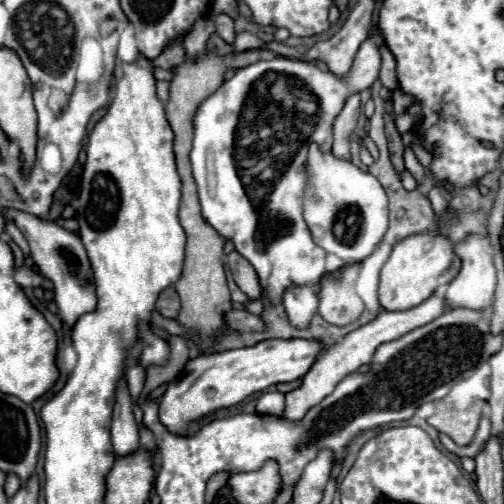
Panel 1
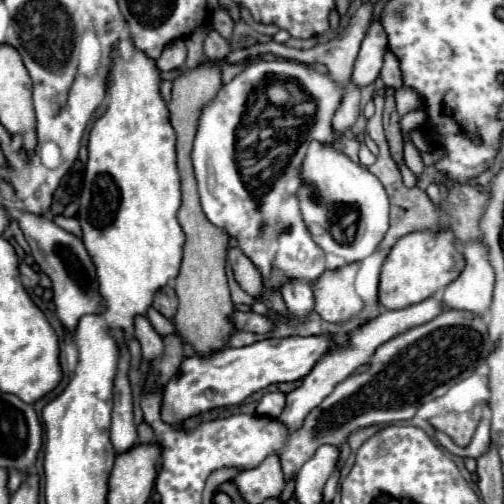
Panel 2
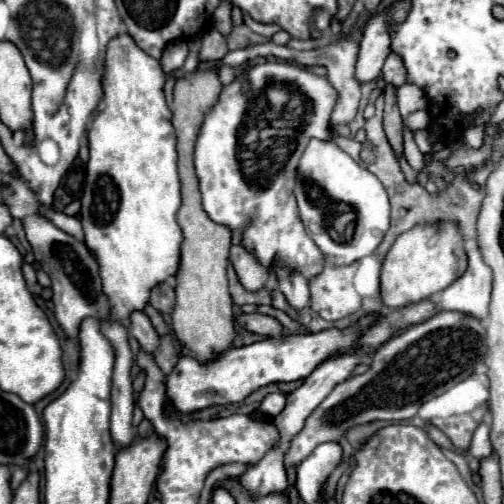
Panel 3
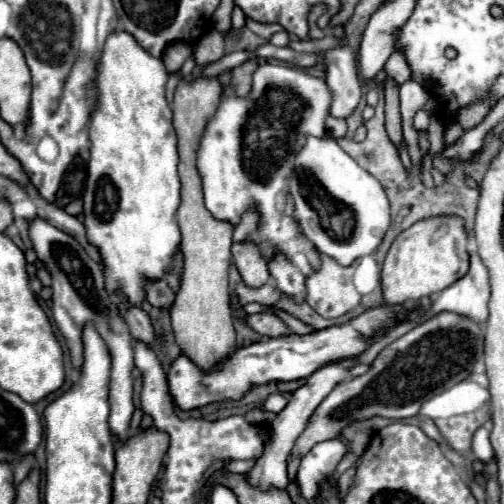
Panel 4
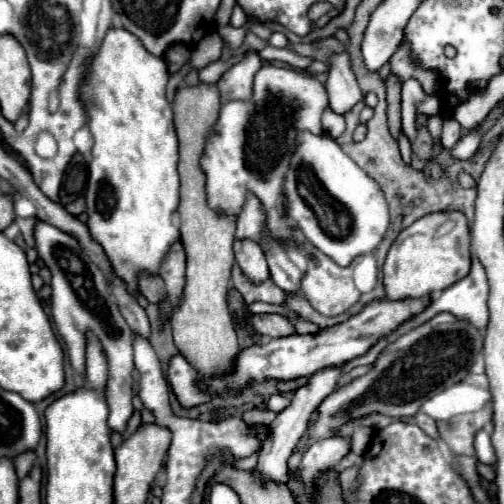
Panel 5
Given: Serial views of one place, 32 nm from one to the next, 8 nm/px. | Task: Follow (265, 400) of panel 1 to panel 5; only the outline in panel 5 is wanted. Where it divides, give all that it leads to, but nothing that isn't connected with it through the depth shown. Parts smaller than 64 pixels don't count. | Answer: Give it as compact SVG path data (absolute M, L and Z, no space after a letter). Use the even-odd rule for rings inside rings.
M274 394L274 396L270 396L268 400L266 400L266 408L268 410L272 410L272 412L282 412L286 406L290 404L290 400L286 398L286 396L282 396L282 394Z

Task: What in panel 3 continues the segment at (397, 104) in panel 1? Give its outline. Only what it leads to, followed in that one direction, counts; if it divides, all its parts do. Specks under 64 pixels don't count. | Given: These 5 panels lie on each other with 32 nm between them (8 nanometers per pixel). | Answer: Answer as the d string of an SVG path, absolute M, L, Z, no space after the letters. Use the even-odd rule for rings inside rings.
M412 84L400 86L398 92L396 92L396 96L398 96L398 108L400 108L402 116L408 116L408 114L412 114L412 112L428 106L424 92L420 92L420 88L416 88Z

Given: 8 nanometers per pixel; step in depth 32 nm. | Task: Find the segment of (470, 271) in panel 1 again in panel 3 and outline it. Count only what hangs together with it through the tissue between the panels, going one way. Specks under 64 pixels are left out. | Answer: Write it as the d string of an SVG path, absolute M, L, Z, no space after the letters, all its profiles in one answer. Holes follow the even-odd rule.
M480 248L466 250L468 268L454 280L438 298L438 310L468 312L476 318L486 318L492 294L492 270L484 262Z

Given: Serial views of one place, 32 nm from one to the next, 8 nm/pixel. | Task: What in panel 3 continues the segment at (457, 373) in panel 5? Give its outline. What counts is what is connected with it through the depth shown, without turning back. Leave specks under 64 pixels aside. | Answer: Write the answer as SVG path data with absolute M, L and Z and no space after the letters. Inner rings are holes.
M442 310L428 320L428 324L408 328L408 332L402 332L378 348L364 374L340 382L306 418L304 428L292 438L284 454L284 468L298 468L318 444L340 442L354 426L374 420L410 420L426 400L444 394L448 388L468 378L486 350L484 324L470 314Z

